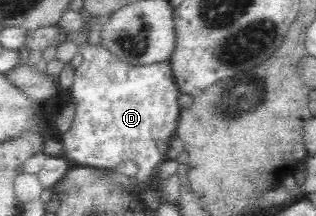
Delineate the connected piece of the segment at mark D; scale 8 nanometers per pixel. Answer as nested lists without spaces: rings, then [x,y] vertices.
[[[80,44],[81,64],[75,68],[71,90],[72,103],[76,105],[70,130],[60,135],[60,142],[69,158],[77,165],[94,167],[96,170],[114,170],[124,160],[134,160],[139,172],[132,180],[145,191],[152,182],[152,176],[166,157],[158,149],[158,142],[168,144],[175,134],[181,106],[178,102],[178,88],[175,86],[169,61],[148,65],[130,65],[118,60],[104,47]]]

